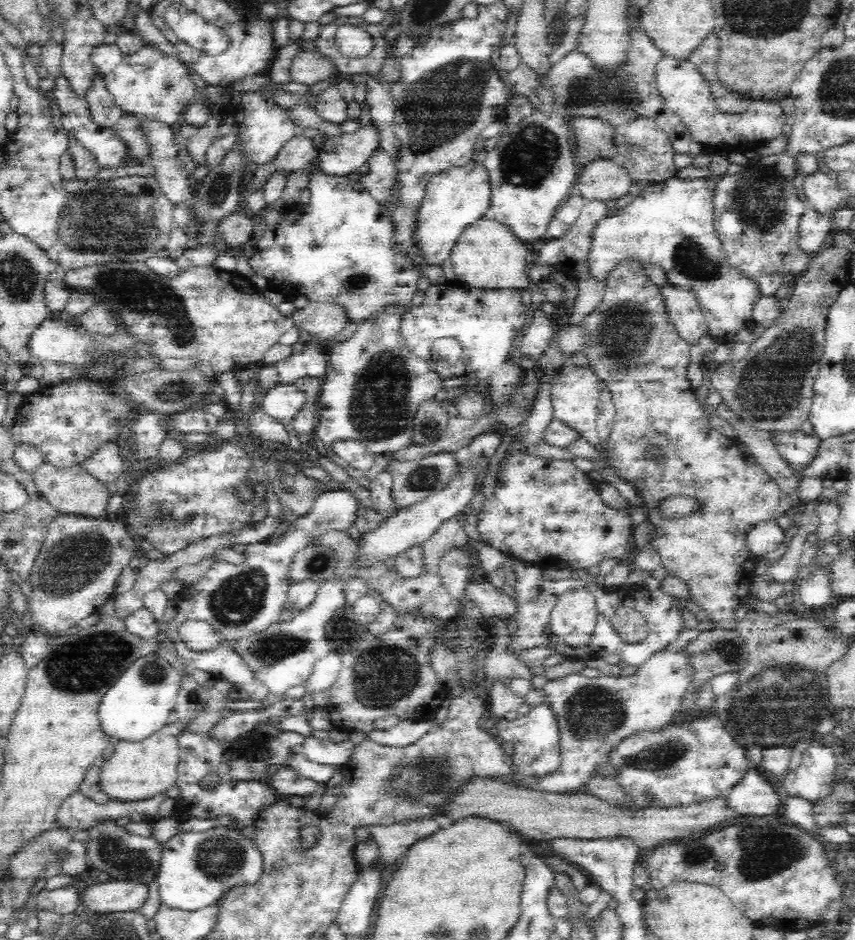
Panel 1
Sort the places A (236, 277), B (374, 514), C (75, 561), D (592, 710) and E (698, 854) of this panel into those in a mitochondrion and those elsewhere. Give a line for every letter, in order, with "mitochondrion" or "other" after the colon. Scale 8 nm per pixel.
A: other
B: other
C: mitochondrion
D: mitochondrion
E: mitochondrion

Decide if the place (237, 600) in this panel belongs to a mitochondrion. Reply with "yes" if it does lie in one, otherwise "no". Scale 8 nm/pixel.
yes

